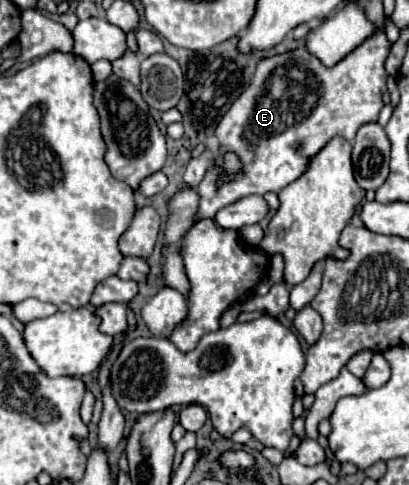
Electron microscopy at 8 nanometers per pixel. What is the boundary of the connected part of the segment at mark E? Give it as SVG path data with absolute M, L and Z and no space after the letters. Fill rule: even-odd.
M380 31L380 35L372 35L368 43L356 47L356 51L352 51L348 59L336 63L336 67L320 67L320 63L304 51L304 47L258 61L252 87L236 99L232 111L224 115L216 129L220 147L240 151L248 171L244 171L244 179L228 183L228 187L220 187L220 191L216 191L216 187L212 187L216 171L210 167L196 189L200 201L194 223L212 219L220 207L226 207L246 195L264 195L268 191L278 193L306 171L310 157L332 137L340 135L352 141L360 125L376 121L384 107L382 93L386 91L388 77L384 61L388 53L390 43L384 31Z

